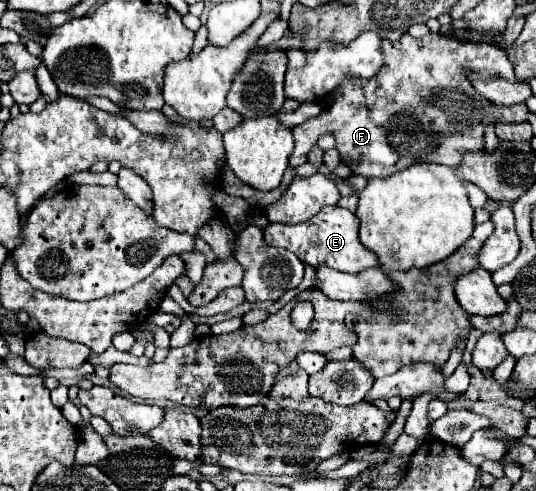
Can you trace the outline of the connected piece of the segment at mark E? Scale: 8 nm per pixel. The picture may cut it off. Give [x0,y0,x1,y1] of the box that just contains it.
[264,205,380,273]

